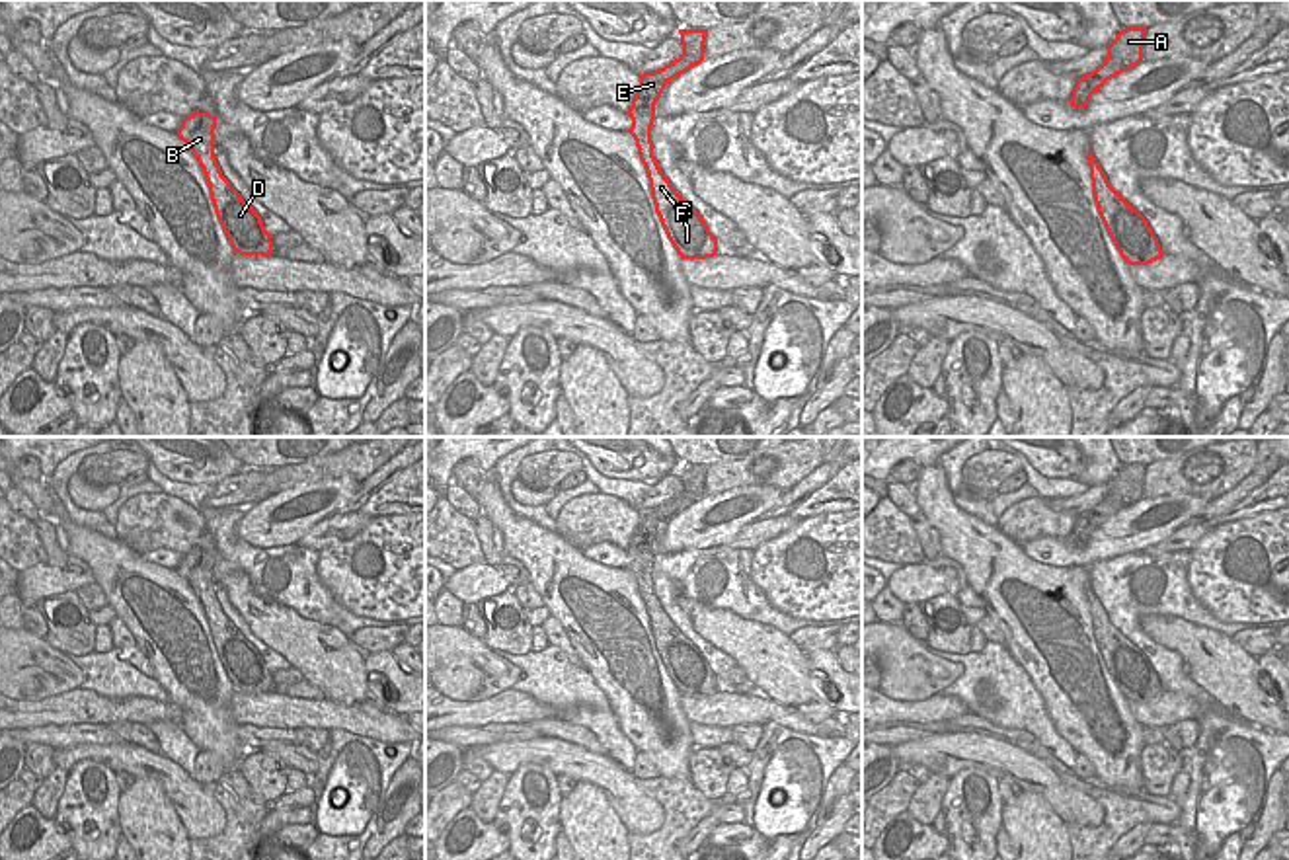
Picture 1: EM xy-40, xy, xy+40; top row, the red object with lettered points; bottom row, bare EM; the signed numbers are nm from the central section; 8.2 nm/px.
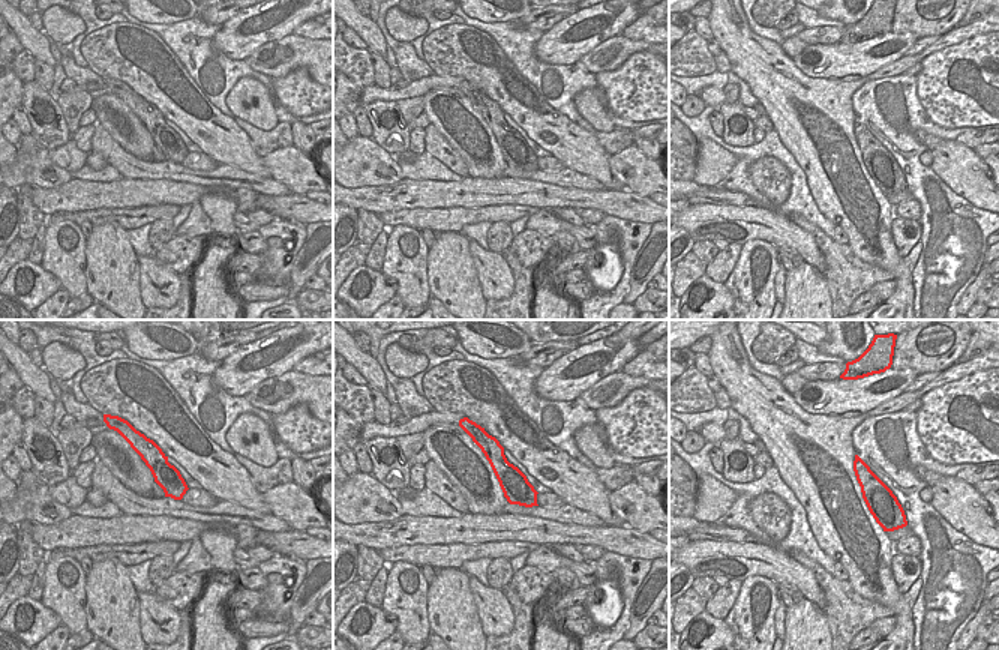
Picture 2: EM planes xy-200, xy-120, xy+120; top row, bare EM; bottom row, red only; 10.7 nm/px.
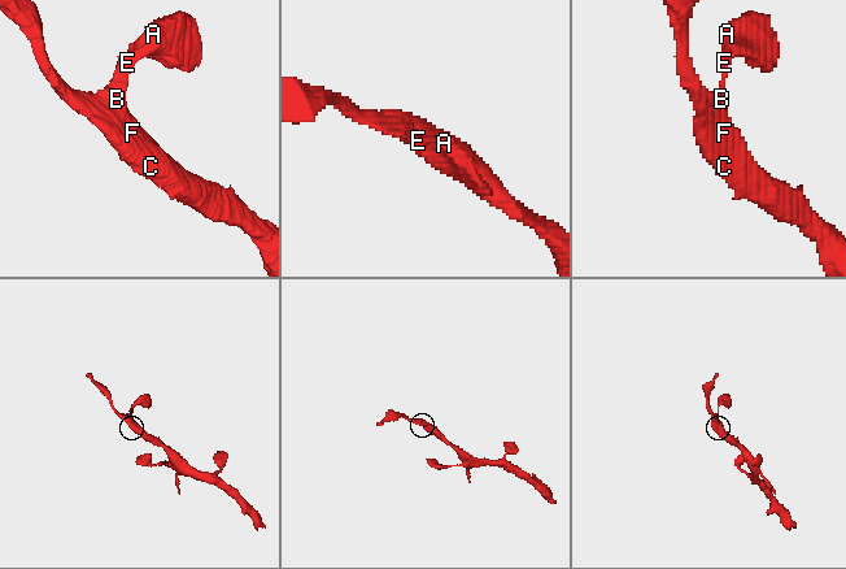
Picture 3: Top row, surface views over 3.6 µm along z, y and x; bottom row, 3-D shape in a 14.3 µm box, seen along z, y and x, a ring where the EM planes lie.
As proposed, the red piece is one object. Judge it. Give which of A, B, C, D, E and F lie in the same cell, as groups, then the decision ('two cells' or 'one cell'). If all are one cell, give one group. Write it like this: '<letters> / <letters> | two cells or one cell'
A B C D E F | one cell

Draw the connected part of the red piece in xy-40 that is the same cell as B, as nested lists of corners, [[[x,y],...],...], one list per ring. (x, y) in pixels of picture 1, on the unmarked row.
[[[193,548],[181,558],[177,573],[191,585],[203,605],[216,655],[240,692],[271,692],[273,679],[261,653],[222,612],[215,593],[216,552]]]

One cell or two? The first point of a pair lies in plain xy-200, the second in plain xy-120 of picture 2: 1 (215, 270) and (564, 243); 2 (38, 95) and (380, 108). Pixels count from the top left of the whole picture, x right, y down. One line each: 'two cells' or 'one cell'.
1: two cells
2: one cell

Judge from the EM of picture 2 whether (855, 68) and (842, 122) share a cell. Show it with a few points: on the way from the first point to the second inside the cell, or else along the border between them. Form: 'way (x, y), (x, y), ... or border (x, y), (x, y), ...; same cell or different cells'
border (885, 65), (851, 80), (816, 78); different cells

